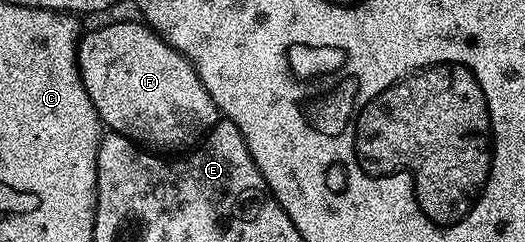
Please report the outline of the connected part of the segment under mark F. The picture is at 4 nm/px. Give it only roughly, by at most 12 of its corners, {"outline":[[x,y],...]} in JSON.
{"outline":[[148,25],[84,34],[77,66],[106,130],[149,151],[219,120],[195,67]]}

